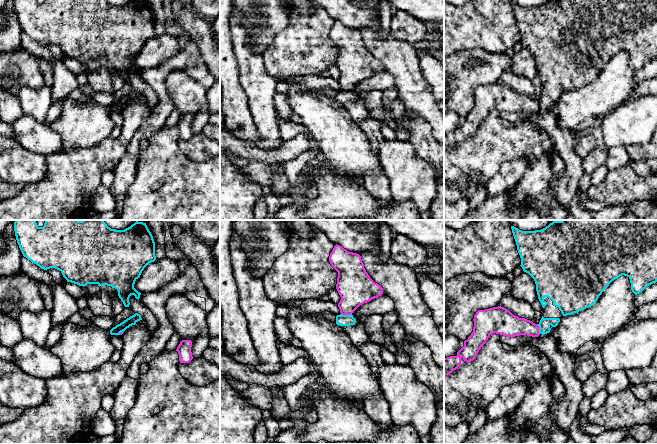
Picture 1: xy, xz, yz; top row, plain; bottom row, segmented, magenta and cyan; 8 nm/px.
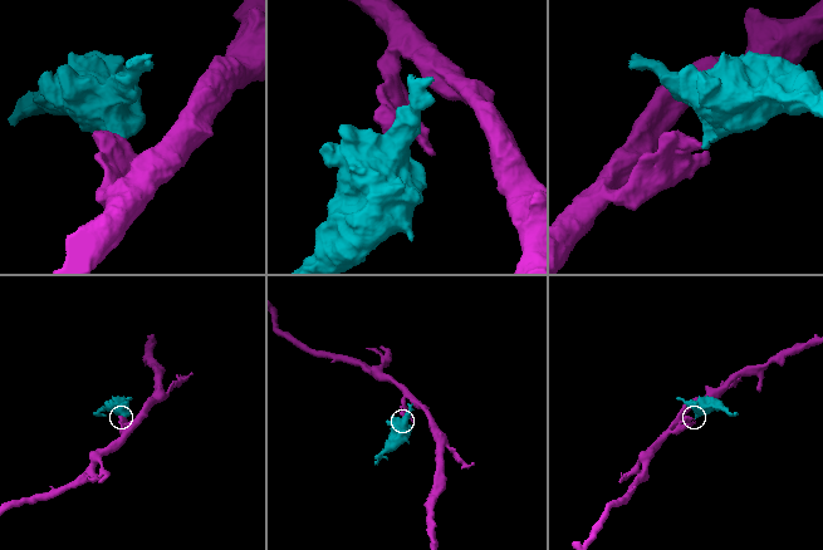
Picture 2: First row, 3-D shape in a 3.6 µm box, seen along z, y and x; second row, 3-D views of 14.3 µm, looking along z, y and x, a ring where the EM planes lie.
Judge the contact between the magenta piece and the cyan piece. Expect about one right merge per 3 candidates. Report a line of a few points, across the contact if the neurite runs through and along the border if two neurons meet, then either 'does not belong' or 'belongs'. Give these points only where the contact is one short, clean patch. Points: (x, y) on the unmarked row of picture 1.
does not belong

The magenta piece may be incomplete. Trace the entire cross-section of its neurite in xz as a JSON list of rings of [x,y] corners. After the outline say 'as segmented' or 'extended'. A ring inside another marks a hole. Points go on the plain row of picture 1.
[[[336,20],[329,38],[338,48],[336,65],[341,73],[338,83],[342,91],[351,91],[360,81],[383,70],[383,64],[366,48],[359,30]]] | as segmented

